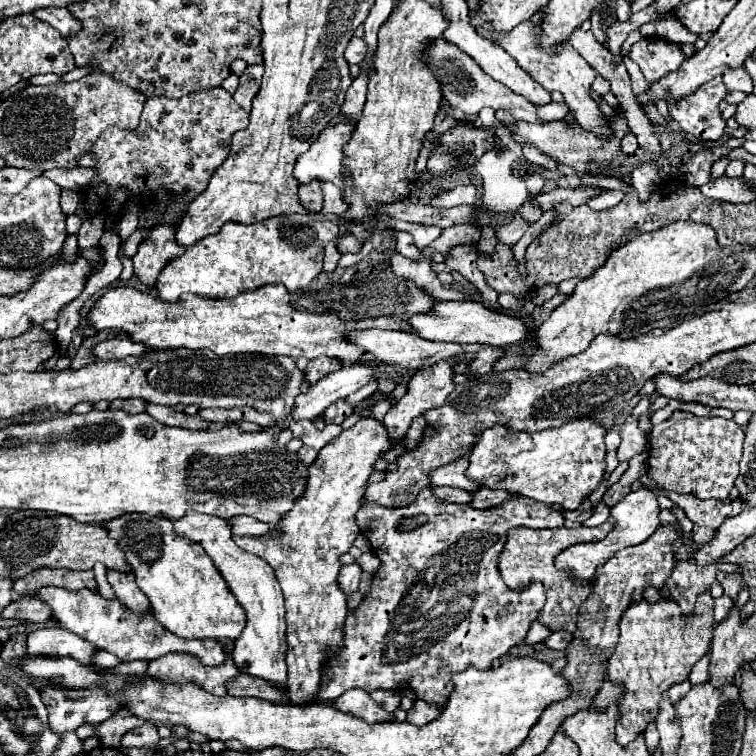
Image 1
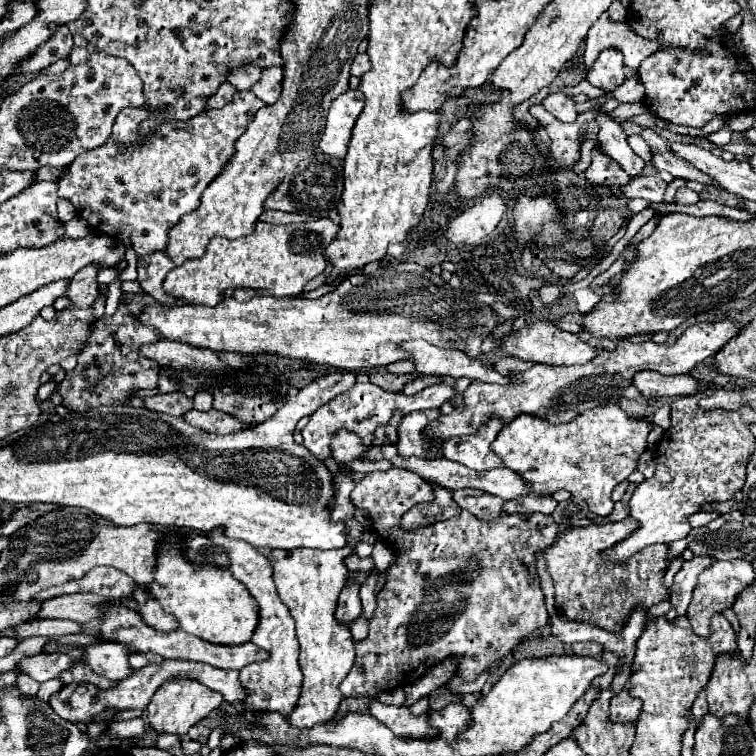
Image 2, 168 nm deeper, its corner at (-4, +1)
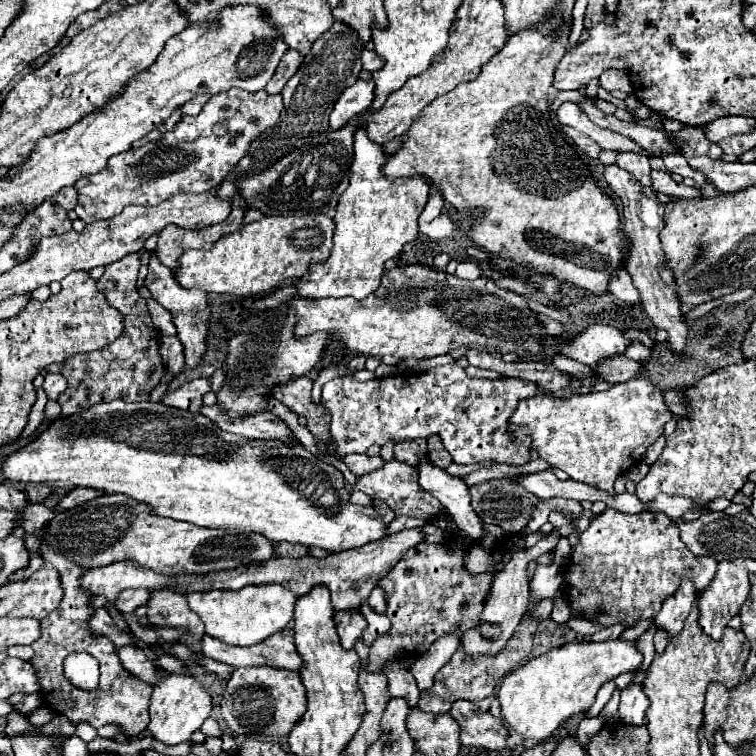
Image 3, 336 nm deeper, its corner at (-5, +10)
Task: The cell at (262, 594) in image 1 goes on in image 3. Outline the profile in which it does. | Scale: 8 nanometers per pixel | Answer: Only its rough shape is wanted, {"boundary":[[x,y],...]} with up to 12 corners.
{"boundary":[[235,669],[221,715],[233,735],[283,737],[307,711],[299,673]]}

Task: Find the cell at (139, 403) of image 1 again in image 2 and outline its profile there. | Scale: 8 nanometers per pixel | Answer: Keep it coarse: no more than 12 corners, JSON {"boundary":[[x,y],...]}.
{"boundary":[[182,392],[144,398],[144,408],[182,416],[192,400]]}

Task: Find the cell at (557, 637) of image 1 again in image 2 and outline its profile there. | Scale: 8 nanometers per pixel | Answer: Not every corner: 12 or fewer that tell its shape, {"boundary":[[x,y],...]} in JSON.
{"boundary":[[596,642],[572,644],[574,654],[596,656],[602,646]]}

